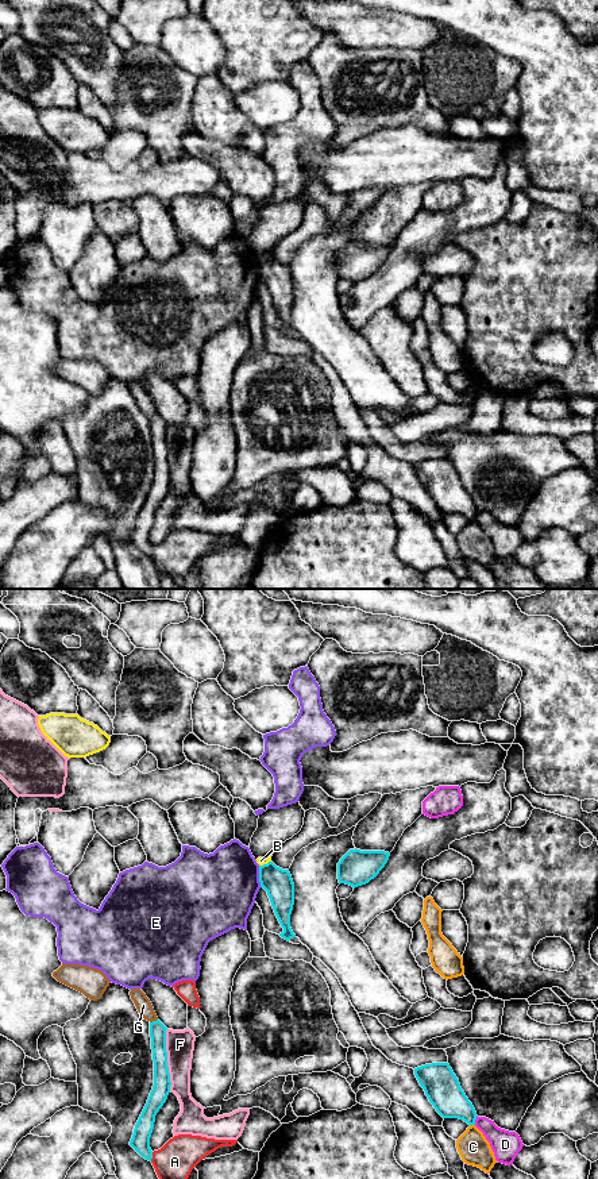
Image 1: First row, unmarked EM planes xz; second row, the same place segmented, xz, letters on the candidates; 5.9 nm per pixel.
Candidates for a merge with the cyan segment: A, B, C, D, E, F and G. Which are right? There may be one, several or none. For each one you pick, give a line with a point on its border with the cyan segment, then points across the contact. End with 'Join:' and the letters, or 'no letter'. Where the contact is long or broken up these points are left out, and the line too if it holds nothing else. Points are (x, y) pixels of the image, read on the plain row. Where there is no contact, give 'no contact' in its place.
Join: no letter

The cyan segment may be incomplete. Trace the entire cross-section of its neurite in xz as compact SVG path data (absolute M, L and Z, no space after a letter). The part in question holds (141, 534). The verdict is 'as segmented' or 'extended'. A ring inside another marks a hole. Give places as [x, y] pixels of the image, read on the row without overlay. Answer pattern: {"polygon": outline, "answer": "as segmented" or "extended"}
{"polygon": "M159 415L150 417L154 481L130 536L130 540L148 556L153 554L150 532L154 524L155 510L166 497L171 481L167 462L166 425L167 423Z", "answer": "as segmented"}

